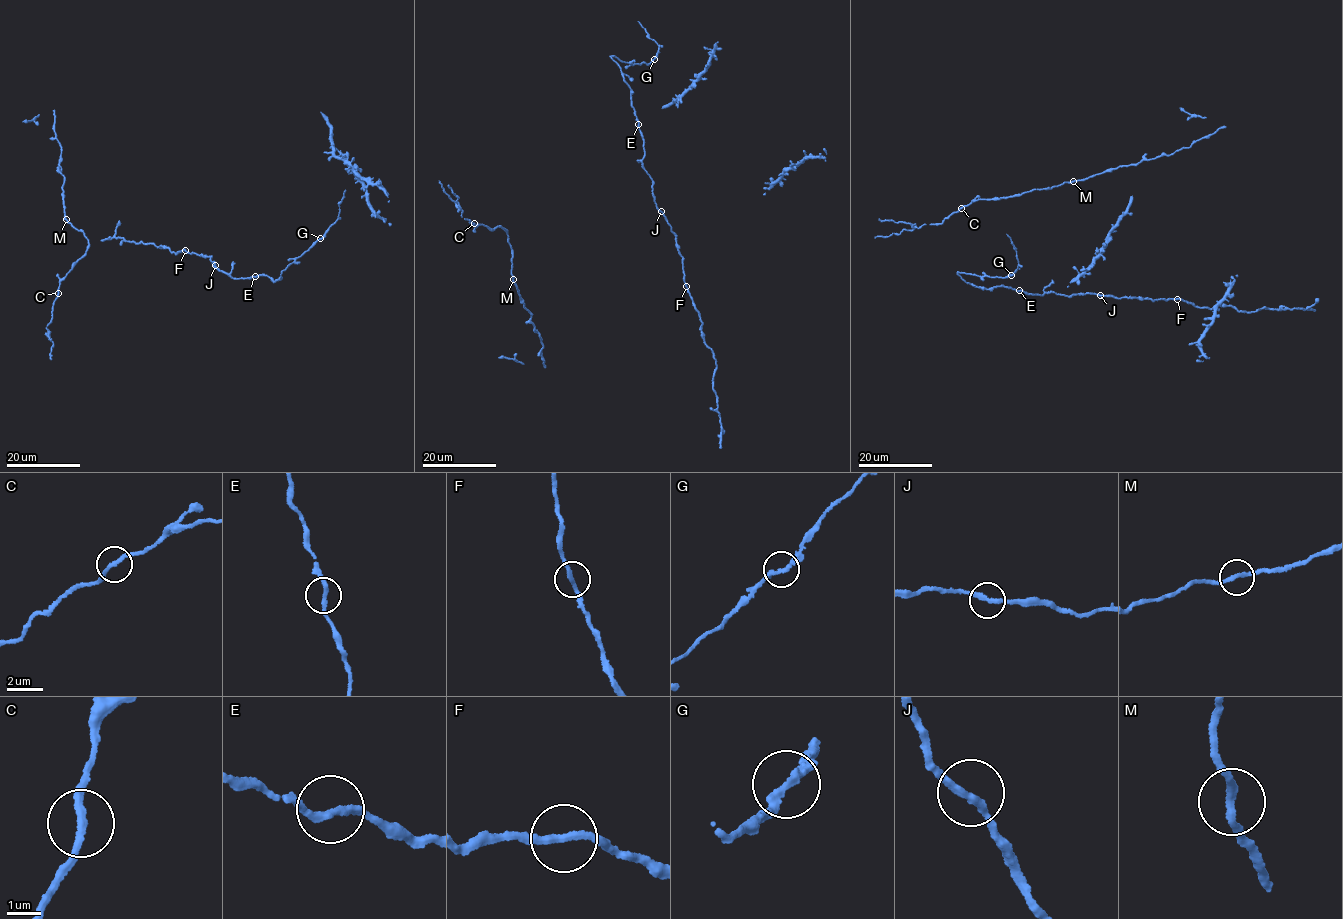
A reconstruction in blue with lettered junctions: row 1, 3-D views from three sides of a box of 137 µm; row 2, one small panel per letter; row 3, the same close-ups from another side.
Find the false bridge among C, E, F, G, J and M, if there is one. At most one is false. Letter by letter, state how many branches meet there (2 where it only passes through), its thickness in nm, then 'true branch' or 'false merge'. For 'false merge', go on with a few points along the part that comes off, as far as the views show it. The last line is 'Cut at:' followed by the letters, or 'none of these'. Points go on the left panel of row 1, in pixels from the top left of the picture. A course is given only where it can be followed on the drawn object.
C: 2 | 240 nm | true branch
E: 2 | 240 nm | true branch
F: 2 | 240 nm | true branch
G: 2 | 240 nm | true branch
J: 2 | 240 nm | true branch
M: 2 | 220 nm | true branch
Cut at: none of these

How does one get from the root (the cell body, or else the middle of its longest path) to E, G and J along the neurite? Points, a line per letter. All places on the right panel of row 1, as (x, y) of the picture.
E: (973, 284), (986, 289), (1003, 285), (1019, 290)
G: (973, 284), (957, 272), (1003, 278), (1010, 274)
J: (973, 284), (986, 289), (1003, 285), (1034, 294), (1051, 291), (1067, 296), (1081, 293), (1100, 295)

